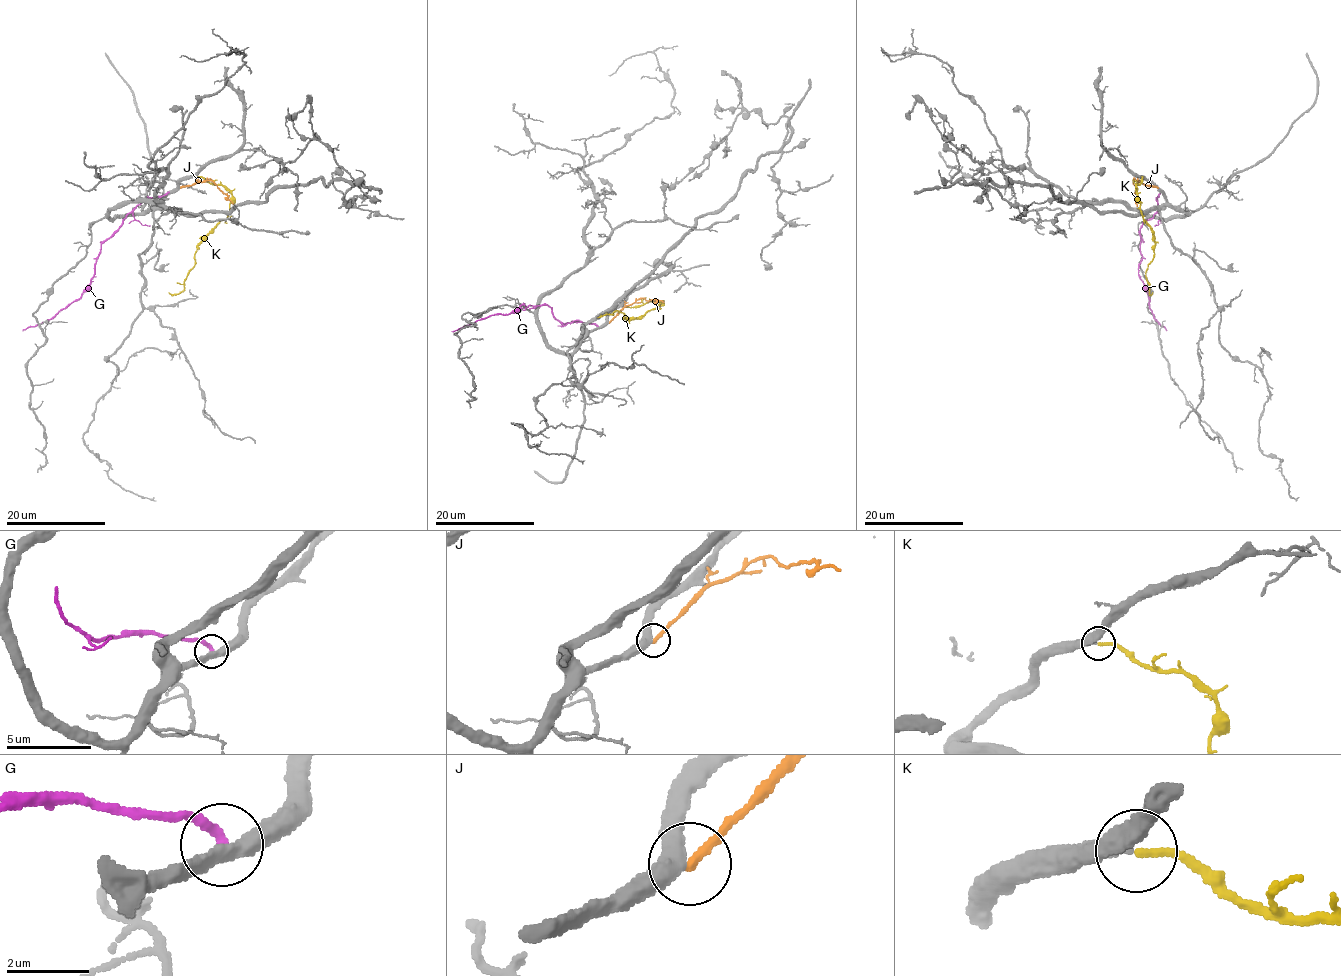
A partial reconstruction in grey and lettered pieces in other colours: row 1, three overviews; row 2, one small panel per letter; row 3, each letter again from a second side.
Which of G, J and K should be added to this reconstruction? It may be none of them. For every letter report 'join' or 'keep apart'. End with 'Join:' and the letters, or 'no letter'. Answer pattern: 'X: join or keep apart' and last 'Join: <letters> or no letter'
G: keep apart
J: keep apart
K: join
Join: K

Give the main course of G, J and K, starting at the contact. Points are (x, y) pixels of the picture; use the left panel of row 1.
G: (169, 192), (146, 197), (101, 245), (94, 266), (94, 277), (79, 298), (49, 319), (23, 331)
J: (180, 187), (212, 181), (235, 206)
K: (196, 176), (222, 185), (230, 192), (230, 211), (199, 245), (184, 289), (175, 294), (169, 292)

